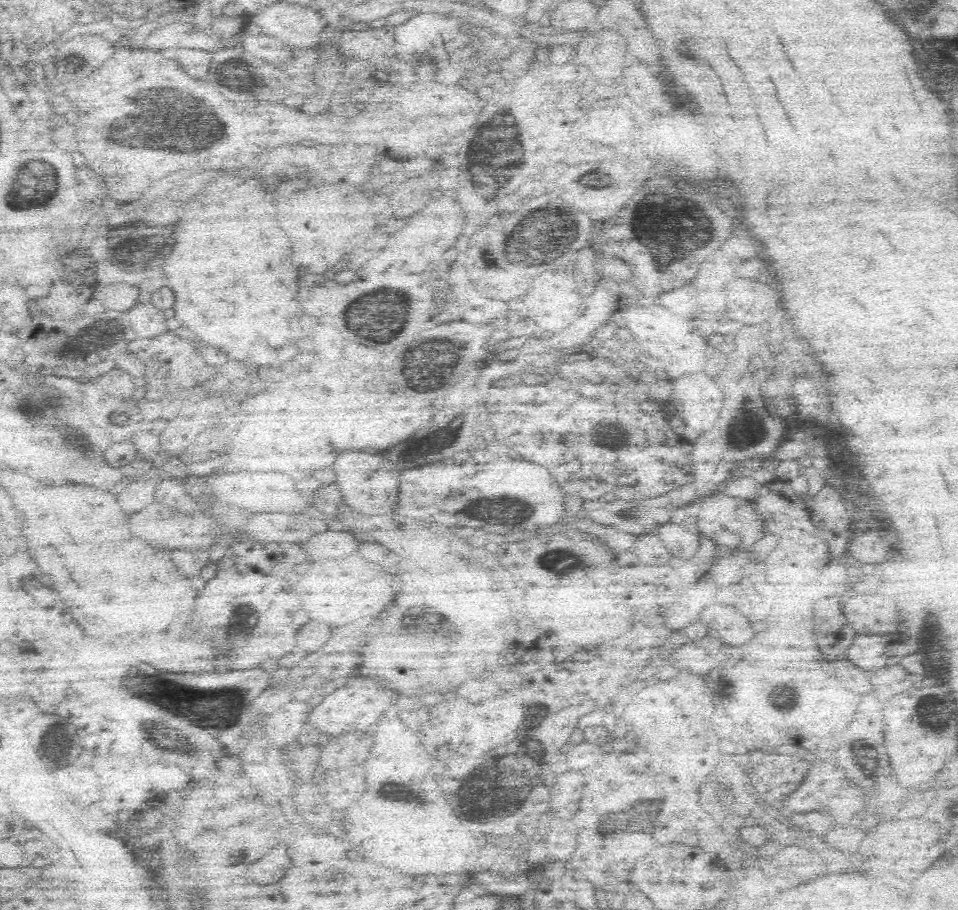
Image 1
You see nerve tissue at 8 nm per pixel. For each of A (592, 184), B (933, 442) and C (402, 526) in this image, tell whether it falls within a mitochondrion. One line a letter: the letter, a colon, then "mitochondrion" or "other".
A: mitochondrion
B: other
C: other

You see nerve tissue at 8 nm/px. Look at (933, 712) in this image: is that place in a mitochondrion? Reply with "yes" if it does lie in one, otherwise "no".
yes

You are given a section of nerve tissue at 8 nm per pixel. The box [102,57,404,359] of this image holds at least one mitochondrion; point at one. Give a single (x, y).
(181, 126)

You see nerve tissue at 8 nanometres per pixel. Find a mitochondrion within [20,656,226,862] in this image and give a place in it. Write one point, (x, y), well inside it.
(57, 743)

